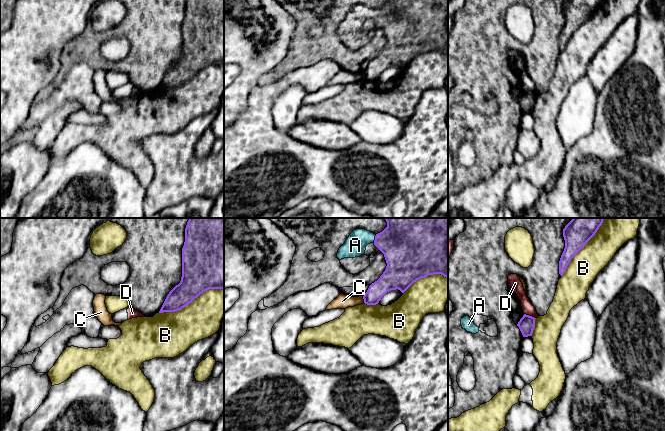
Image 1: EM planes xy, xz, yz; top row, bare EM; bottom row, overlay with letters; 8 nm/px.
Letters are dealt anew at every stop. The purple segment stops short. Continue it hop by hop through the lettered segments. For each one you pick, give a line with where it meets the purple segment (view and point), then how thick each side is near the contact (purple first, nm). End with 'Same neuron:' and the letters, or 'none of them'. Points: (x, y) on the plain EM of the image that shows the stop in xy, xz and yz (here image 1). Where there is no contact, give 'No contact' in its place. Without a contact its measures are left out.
A: Touches purple at xz (375, 15). Thickness 360 nm (purple) against 180 nm
Same neuron: A

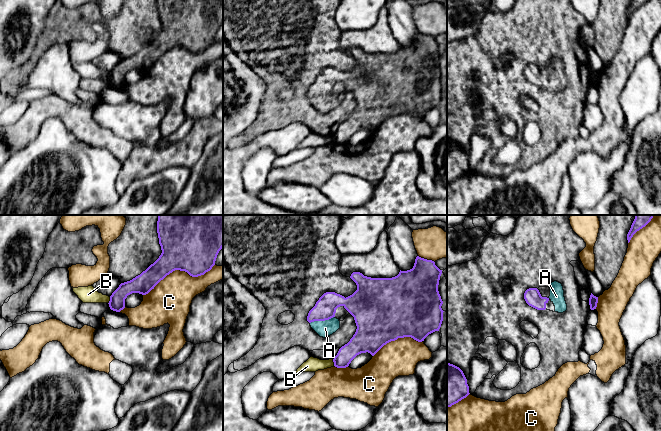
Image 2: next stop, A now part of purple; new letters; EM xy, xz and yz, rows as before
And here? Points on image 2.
A: Touches purple at xz (322, 96). Thickness 180 nm (purple) against 130 nm
Same neuron: A

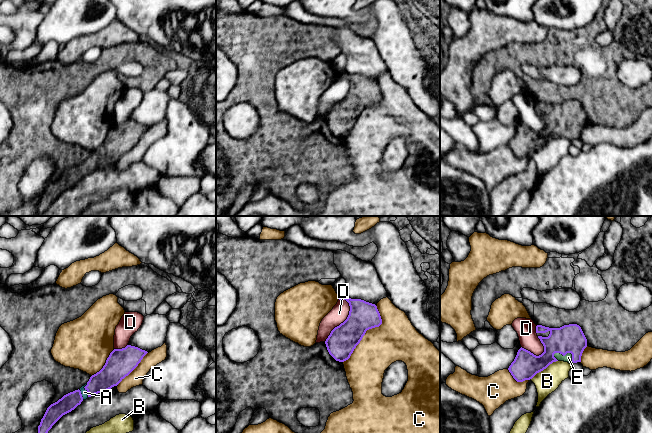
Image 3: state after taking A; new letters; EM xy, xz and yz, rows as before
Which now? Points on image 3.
A: Touches purple at xy (85, 165). Thickness 180 nm (purple) against 50 nm
E: Touches purple at yz (566, 129). Thickness 220 nm (purple) against 60 nm
Same neuron: A, E

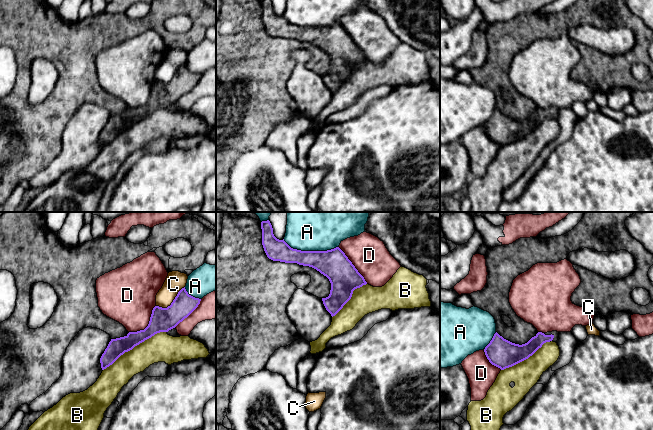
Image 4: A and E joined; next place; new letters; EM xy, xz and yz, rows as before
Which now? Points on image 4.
Same neuron: none of them

